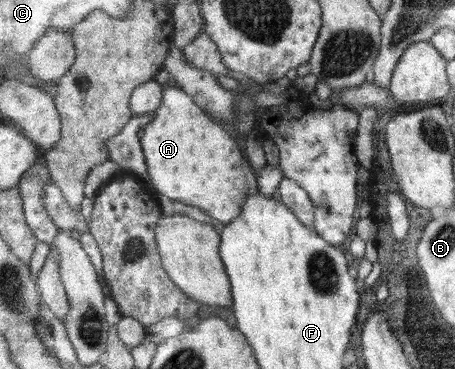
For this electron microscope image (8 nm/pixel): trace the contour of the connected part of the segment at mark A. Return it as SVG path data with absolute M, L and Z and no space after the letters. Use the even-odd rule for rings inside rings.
M165 85L160 107L151 113L143 135L143 146L148 159L148 176L160 195L198 207L223 227L238 218L248 194L258 192L256 173L247 161L243 146L230 131L218 124L206 110L200 109L192 97L182 89Z

